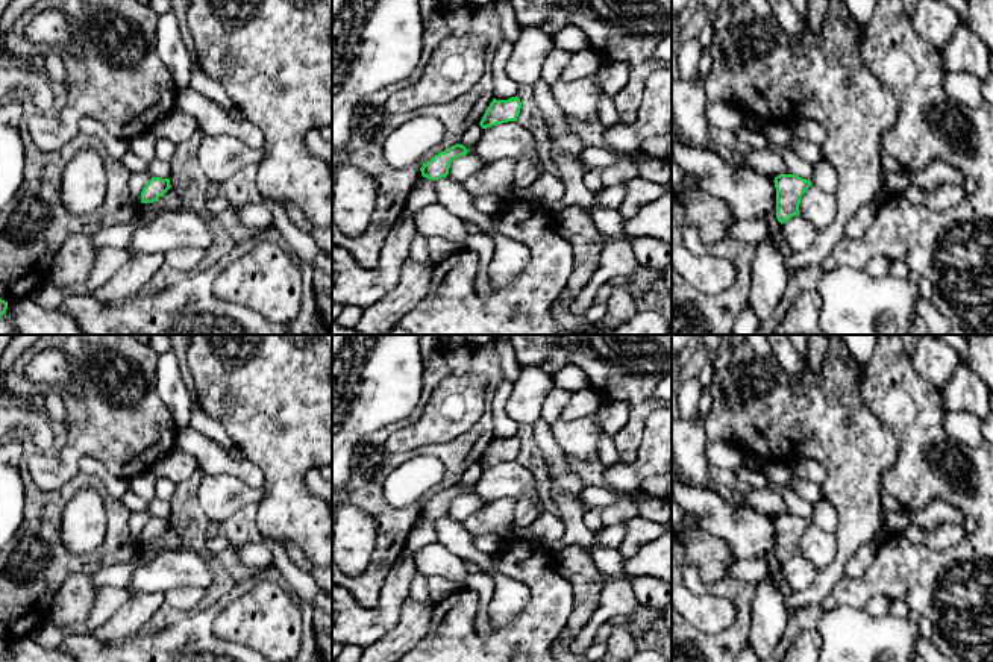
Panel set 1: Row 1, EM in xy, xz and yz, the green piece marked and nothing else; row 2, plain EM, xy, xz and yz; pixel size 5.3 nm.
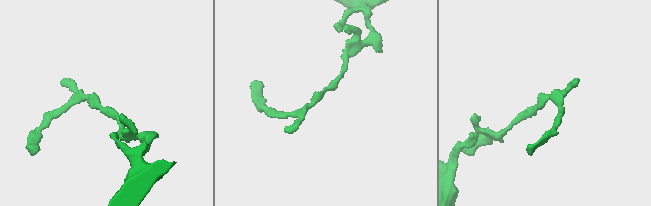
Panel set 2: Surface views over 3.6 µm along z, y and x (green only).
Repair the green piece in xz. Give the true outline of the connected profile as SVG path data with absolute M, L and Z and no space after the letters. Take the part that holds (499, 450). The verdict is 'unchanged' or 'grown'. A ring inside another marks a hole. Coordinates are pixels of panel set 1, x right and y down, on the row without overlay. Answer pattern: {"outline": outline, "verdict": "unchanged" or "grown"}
{"outline": "M517 435L508 439L493 438L479 464L482 468L487 468L496 464L517 461L520 448L522 441Z", "verdict": "unchanged"}

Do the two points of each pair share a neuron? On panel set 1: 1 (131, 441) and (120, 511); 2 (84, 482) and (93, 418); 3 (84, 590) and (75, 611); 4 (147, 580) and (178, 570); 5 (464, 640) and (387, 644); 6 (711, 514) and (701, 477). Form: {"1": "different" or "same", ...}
{"1": "different", "2": "different", "3": "same", "4": "same", "5": "different", "6": "different"}

